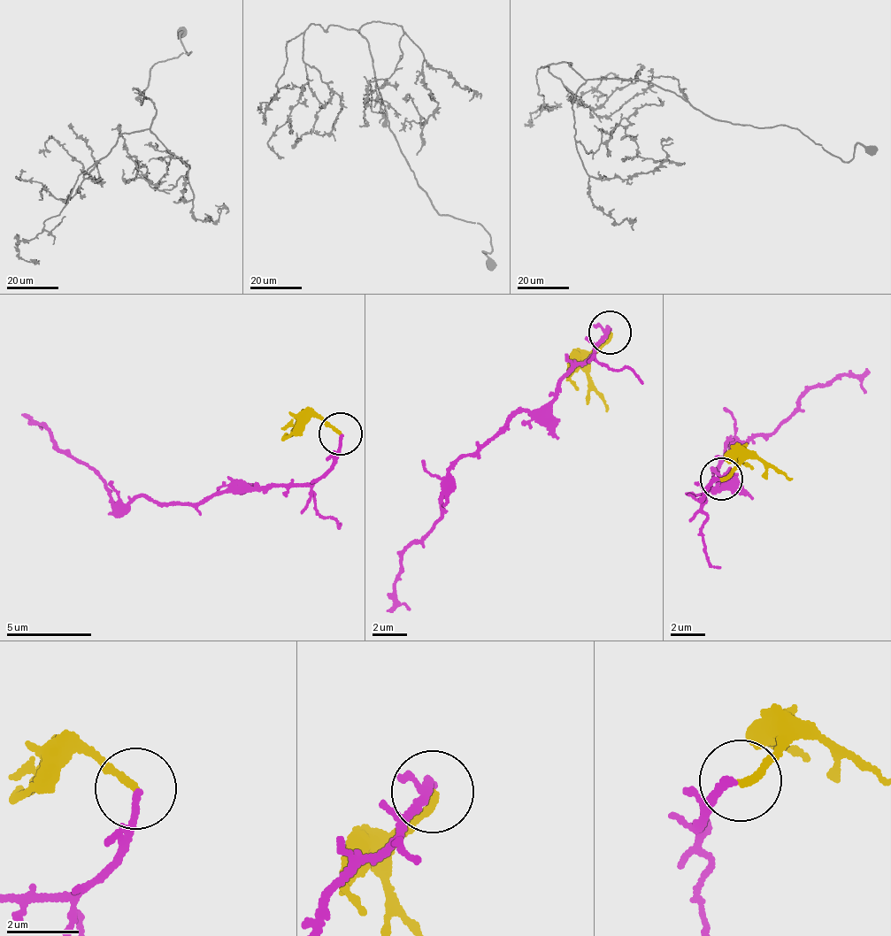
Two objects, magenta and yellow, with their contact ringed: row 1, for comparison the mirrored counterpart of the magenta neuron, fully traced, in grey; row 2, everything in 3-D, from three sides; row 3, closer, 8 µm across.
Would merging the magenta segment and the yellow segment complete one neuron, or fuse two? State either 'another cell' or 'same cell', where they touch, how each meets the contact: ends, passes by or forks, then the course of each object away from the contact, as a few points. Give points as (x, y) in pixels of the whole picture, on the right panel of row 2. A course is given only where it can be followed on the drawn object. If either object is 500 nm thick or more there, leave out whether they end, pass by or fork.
another cell; at (721, 479); magenta ends there; yellow ends there; magenta runs (718, 480), (706, 501), (701, 493), (721, 483), (713, 466), (724, 441), (778, 432), (808, 389), (867, 366); yellow runs (722, 479), (745, 459), (760, 457), (792, 481)

